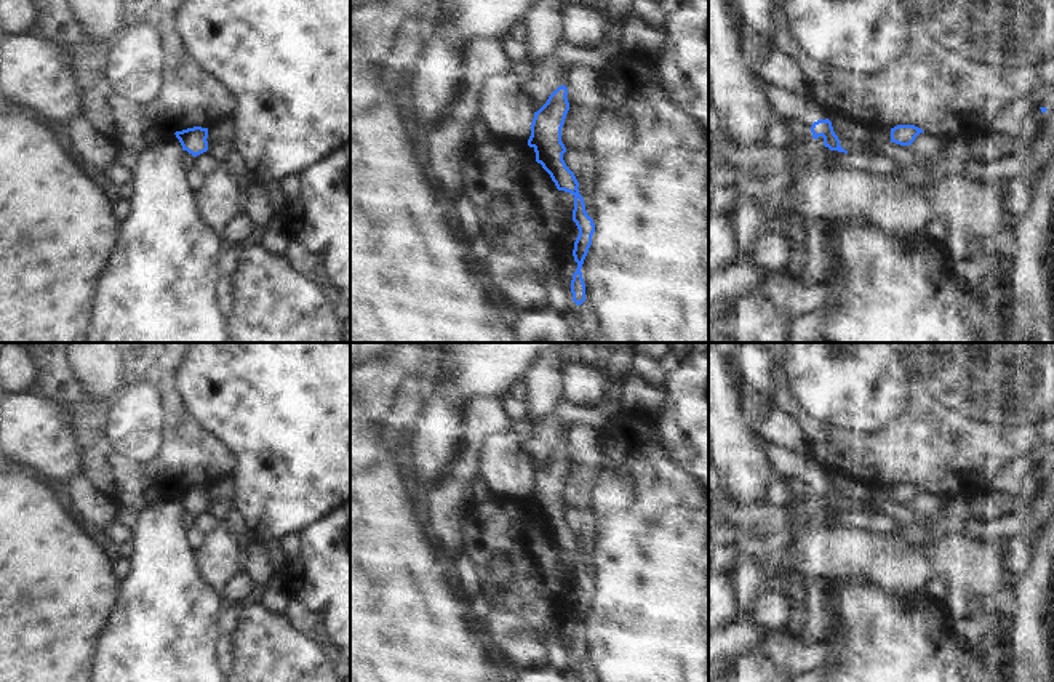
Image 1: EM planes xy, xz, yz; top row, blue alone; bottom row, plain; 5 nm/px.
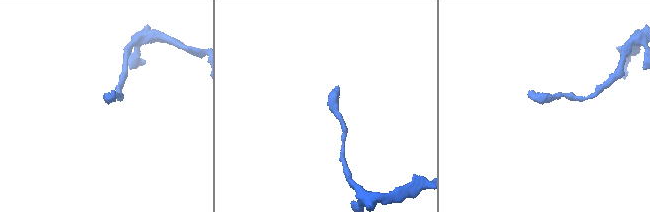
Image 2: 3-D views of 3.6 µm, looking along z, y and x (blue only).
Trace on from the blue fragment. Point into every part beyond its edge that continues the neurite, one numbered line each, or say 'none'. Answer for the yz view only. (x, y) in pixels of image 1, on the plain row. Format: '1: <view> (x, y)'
1: yz (797, 468)

